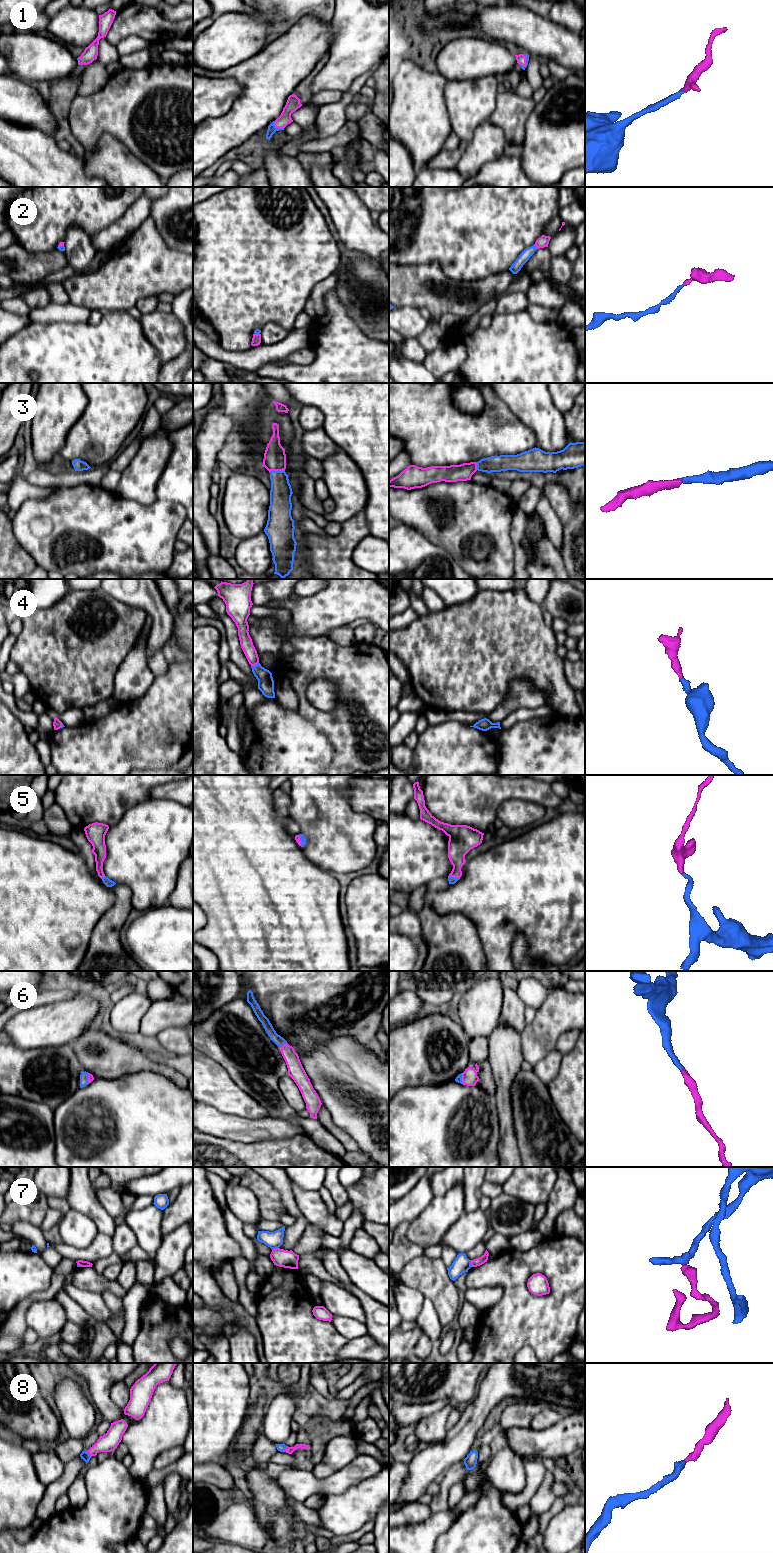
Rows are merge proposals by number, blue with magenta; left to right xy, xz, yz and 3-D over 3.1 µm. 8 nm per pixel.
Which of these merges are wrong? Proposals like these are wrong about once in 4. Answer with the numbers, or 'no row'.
7

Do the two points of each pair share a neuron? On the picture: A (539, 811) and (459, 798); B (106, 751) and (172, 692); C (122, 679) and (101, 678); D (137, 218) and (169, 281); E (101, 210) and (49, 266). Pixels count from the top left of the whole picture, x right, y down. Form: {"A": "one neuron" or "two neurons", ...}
{"A": "two neurons", "B": "one neuron", "C": "two neurons", "D": "two neurons", "E": "two neurons"}

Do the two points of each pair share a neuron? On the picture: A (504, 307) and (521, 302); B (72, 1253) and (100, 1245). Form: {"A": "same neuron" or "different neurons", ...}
{"A": "same neuron", "B": "same neuron"}

